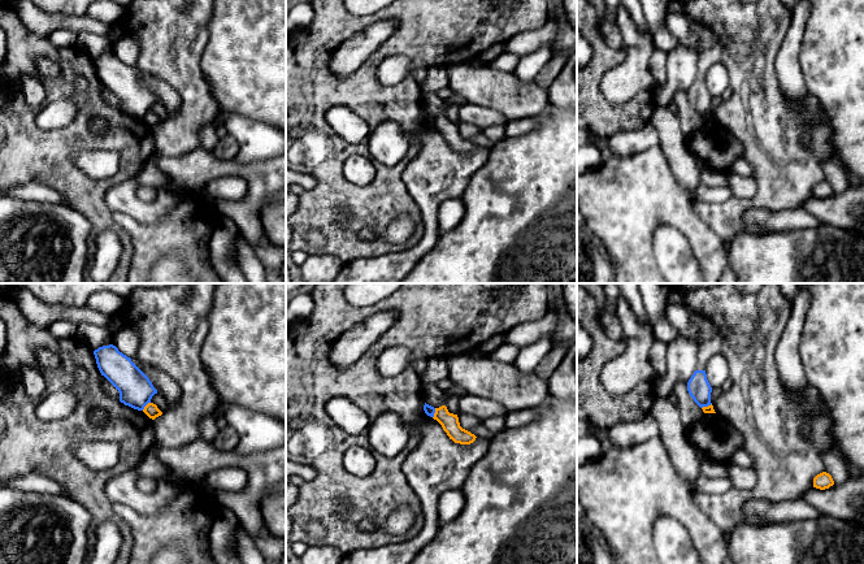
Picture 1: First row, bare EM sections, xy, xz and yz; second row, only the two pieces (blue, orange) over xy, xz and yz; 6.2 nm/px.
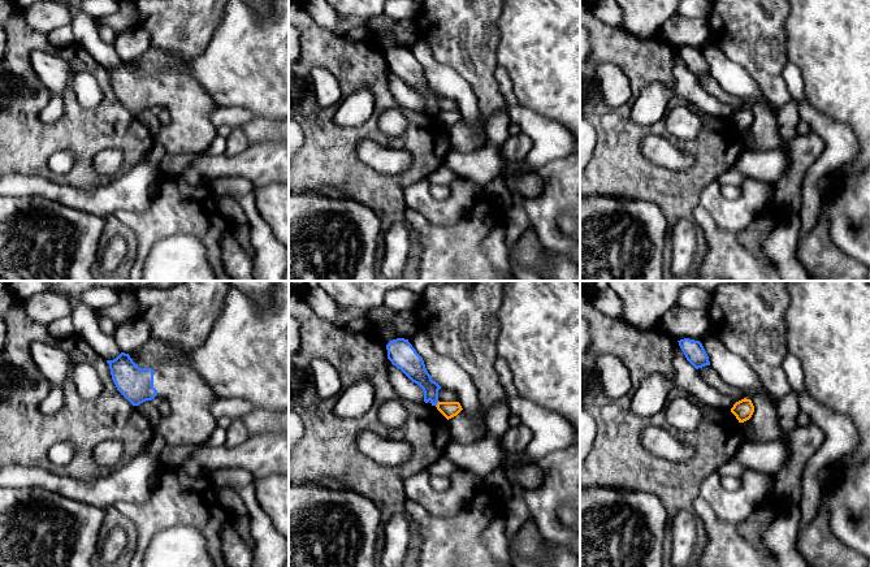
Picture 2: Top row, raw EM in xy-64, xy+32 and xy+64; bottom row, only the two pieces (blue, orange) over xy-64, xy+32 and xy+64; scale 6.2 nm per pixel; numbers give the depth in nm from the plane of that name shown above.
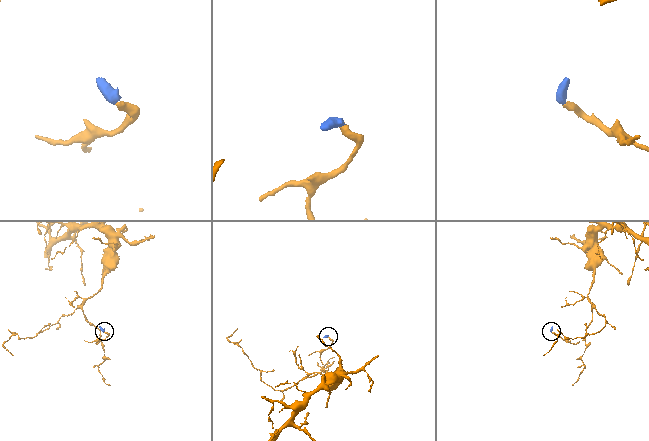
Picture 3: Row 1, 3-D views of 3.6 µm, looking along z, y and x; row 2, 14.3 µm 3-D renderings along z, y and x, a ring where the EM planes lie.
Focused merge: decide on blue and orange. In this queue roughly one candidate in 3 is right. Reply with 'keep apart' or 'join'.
keep apart

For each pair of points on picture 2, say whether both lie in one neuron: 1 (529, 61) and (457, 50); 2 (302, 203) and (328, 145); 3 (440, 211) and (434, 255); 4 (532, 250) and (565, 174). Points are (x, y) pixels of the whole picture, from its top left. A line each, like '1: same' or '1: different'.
1: different
2: different
3: different
4: different

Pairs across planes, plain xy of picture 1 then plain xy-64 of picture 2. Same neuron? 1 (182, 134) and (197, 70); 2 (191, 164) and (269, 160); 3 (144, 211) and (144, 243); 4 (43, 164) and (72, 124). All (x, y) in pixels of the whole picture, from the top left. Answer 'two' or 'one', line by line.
1: two
2: one
3: two
4: one

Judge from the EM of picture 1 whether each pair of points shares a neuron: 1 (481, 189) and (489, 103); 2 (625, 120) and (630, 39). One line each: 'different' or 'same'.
1: different
2: different

